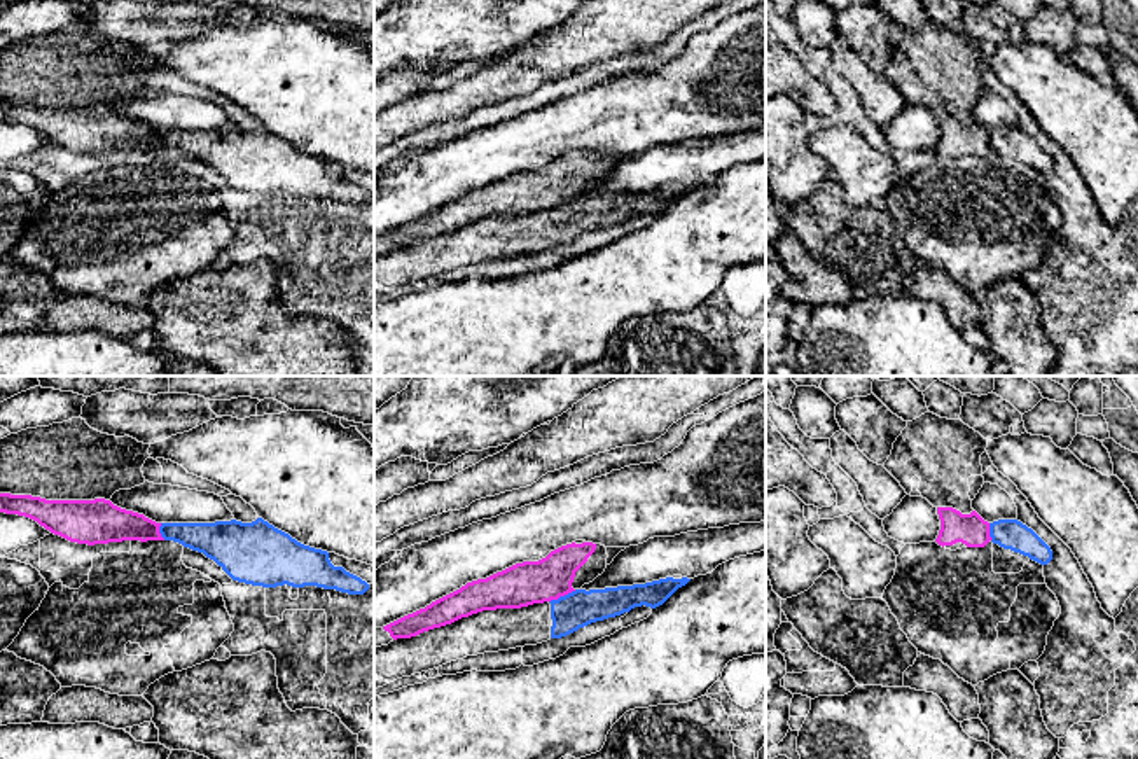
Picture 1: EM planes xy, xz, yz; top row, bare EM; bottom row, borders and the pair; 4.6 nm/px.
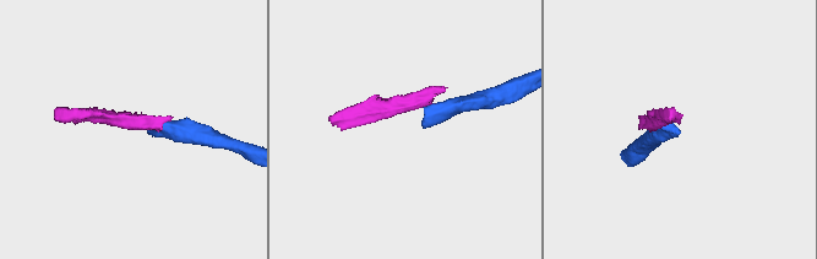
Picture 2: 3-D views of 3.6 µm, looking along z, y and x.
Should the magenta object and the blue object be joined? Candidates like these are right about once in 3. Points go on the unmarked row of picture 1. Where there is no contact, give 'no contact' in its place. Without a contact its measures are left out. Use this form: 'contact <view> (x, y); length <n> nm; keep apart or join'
contact xz (562, 203); length 140 nm; keep apart

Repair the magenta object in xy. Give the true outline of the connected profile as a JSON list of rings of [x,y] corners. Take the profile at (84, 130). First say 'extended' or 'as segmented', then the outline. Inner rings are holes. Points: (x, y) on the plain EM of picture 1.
as segmented | [[[0,101],[0,121],[37,129],[54,143],[77,152],[108,152],[122,149],[164,149],[161,131],[121,117],[110,108],[45,108],[31,103]]]

